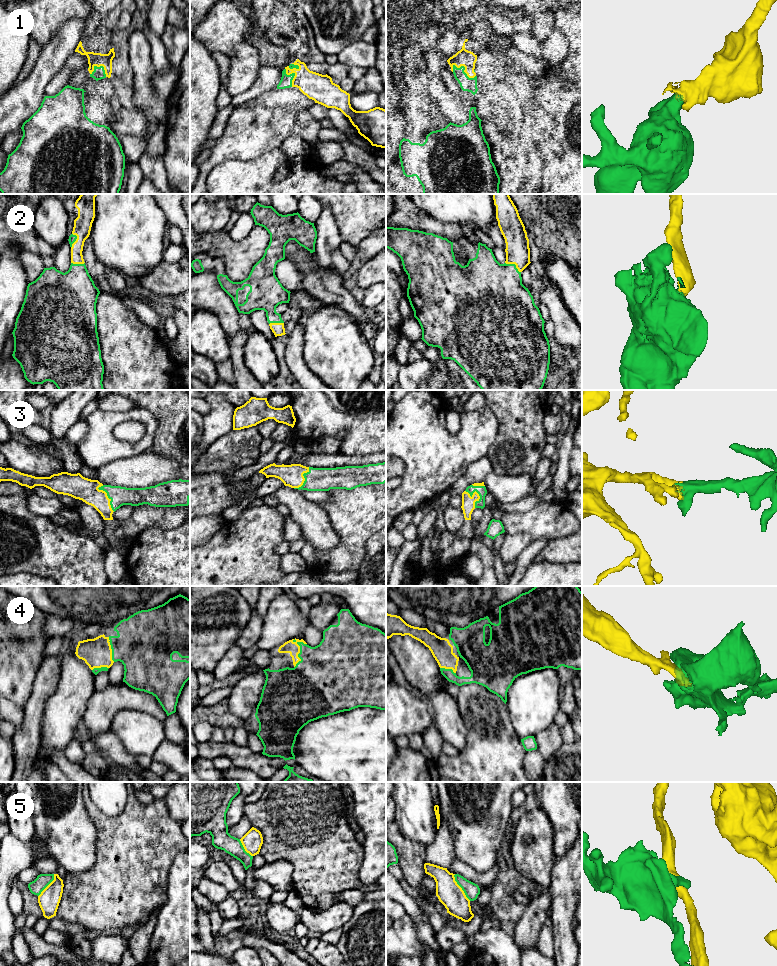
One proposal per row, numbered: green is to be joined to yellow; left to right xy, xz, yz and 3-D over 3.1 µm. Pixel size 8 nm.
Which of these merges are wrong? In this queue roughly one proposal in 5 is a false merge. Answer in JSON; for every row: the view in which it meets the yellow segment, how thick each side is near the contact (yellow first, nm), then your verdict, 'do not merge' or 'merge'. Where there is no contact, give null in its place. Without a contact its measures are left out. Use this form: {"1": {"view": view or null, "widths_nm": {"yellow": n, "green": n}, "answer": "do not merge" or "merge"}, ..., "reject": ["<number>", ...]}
{"1": {"view": "yz", "widths_nm": {"yellow": 130, "green": 110}, "answer": "merge"}, "2": {"view": "yz", "widths_nm": {"yellow": 190, "green": 420}, "answer": "merge"}, "3": {"view": "xy", "widths_nm": {"yellow": 190, "green": 150}, "answer": "merge"}, "4": {"view": "xz", "widths_nm": {"yellow": 100, "green": 420}, "answer": "merge"}, "5": {"view": "yz", "widths_nm": {"yellow": 200, "green": 120}, "answer": "do not merge"}, "reject": ["5"]}

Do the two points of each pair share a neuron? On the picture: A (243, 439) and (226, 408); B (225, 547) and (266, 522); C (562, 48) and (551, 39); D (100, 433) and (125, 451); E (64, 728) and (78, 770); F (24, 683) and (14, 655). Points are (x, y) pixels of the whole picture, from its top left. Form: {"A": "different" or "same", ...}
{"A": "different", "B": "same", "C": "same", "D": "same", "E": "different", "F": "same"}

